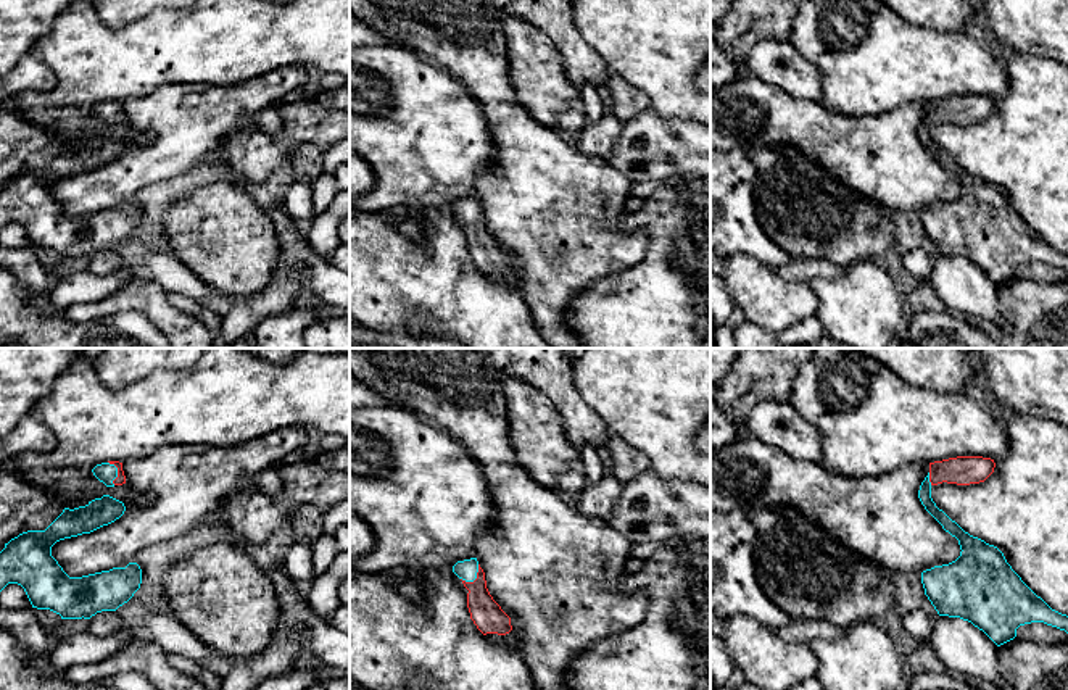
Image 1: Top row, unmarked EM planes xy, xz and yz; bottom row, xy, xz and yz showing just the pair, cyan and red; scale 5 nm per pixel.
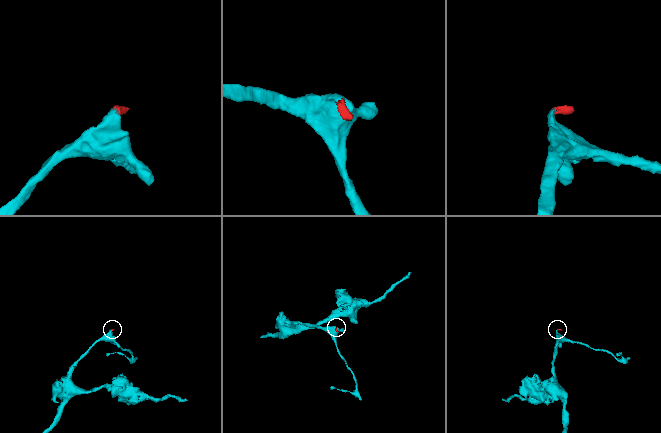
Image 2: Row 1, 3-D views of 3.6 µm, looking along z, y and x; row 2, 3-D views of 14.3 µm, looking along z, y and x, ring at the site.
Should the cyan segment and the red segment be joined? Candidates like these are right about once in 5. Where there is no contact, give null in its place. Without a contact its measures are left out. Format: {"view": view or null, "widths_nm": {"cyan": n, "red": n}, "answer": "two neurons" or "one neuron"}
{"view": "xz", "widths_nm": {"cyan": 100, "red": 160}, "answer": "one neuron"}

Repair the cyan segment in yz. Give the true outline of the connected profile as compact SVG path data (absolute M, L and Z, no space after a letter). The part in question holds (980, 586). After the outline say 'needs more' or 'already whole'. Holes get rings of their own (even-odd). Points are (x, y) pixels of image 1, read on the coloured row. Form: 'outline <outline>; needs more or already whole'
outline M957 456L929 463L918 498L925 509L958 540L960 556L921 572L925 595L939 616L960 617L983 630L997 646L1013 640L1016 629L1044 622L1068 634L1068 616L1052 609L1012 569L1004 553L965 532L931 498L931 487L947 482L984 482L996 463L983 456Z; needs more

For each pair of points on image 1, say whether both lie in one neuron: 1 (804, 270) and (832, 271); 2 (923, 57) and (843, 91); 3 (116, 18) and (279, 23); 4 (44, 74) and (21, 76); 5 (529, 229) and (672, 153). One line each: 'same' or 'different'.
1: same
2: same
3: different
4: same
5: different

